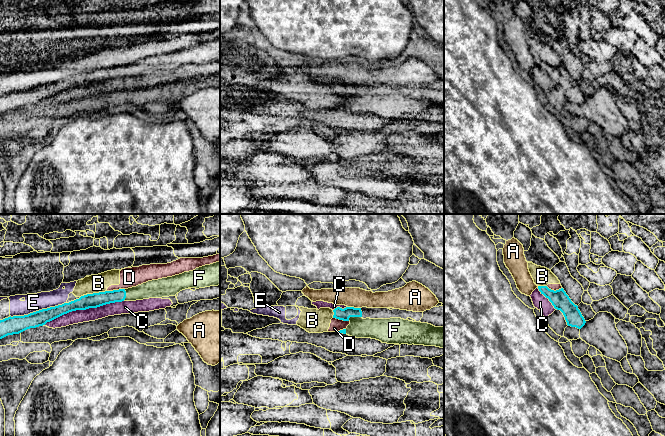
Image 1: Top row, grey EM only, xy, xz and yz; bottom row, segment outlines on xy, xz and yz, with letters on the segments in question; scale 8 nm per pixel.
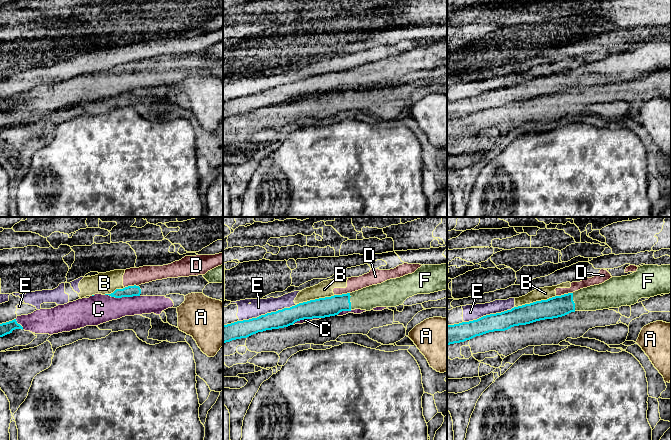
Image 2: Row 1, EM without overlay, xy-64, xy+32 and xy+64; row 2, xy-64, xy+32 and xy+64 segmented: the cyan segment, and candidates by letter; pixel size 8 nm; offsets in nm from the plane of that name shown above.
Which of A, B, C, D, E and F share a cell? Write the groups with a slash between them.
A / B D E / C / F

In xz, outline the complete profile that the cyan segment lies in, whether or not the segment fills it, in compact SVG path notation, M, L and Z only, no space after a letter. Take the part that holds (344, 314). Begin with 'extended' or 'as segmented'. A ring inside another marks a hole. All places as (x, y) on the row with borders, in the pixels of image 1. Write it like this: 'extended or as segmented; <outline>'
extended; M337 307L333 318L349 321L346 329L338 331L356 338L371 338L387 344L408 344L444 348L444 327L413 322L401 318L362 318L361 308Z

